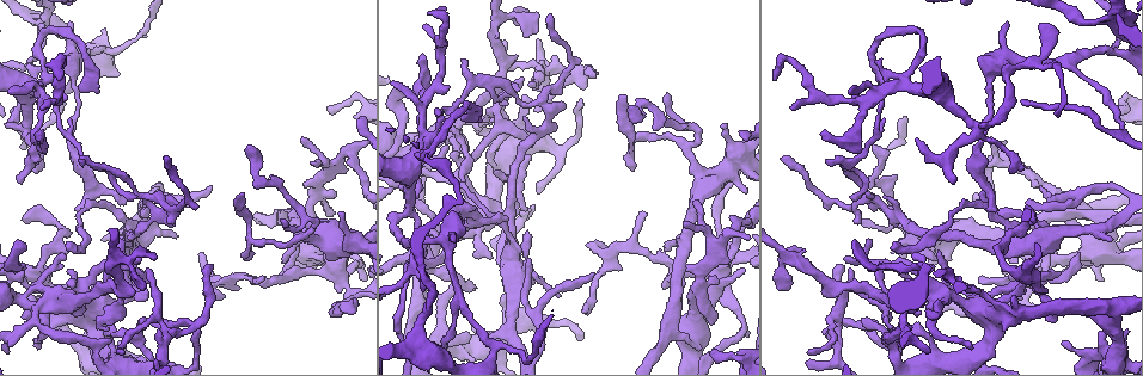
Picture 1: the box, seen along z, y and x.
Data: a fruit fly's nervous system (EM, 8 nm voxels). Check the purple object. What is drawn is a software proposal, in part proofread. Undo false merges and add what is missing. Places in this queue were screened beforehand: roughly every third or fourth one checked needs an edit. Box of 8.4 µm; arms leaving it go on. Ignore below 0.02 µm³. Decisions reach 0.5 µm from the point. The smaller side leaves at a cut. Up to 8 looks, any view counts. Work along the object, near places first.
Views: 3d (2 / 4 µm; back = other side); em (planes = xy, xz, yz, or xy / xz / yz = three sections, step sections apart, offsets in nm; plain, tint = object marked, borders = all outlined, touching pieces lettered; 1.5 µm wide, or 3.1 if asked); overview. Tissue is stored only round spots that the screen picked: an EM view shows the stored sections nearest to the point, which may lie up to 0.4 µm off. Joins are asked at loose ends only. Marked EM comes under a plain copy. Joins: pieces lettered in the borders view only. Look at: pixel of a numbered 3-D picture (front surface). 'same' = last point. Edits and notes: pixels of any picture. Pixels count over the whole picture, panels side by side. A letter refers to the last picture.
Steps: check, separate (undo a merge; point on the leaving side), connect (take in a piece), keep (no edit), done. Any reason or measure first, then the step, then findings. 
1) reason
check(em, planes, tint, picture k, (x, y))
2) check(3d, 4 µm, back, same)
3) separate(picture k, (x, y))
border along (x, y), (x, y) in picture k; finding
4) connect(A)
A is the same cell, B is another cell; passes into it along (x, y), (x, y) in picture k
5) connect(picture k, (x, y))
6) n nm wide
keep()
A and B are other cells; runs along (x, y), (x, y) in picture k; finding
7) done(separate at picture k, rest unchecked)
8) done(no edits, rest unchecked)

tapers out
check(3d, 2 µm, picture 1, (20, 242))

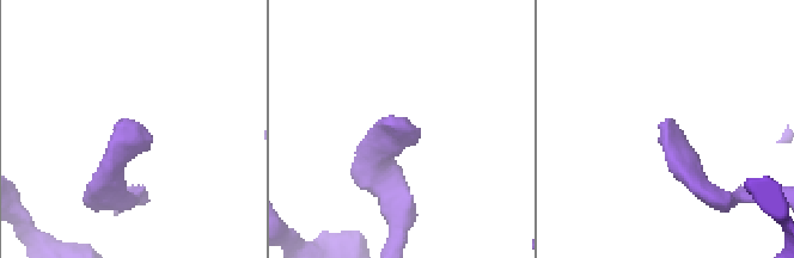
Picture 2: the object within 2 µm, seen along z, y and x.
shape alone is not enough
check(em, xy, step 8, borders, picture 2, (665, 125))

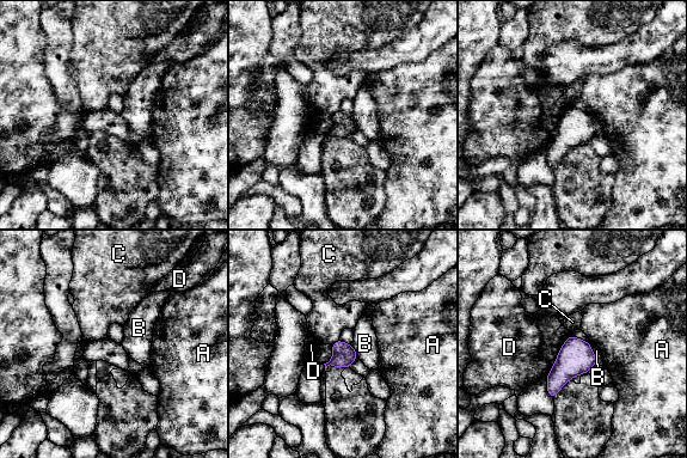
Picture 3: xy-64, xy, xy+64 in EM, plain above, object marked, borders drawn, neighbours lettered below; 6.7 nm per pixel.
cut it another way
check(em, planes, borders, same)

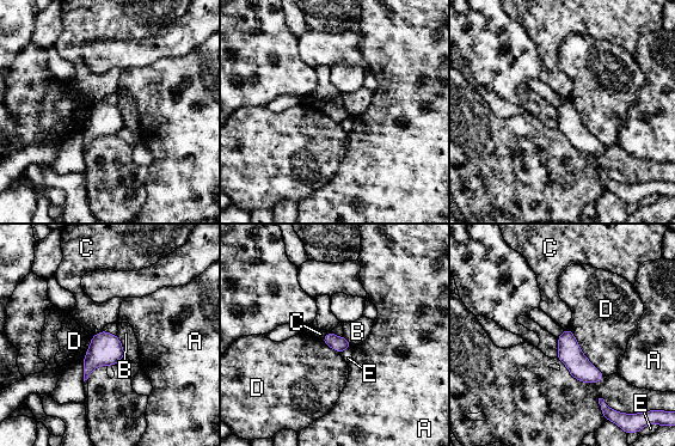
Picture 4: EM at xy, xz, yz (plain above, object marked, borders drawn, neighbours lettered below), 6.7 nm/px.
keep()
A, B, C, D and E are other cells; border along (103, 329), (92, 336) in picture 4; no lettered piece goes on from it

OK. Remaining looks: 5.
thick turns thin
check(3d, 2 µm, picture 1, (436, 339))

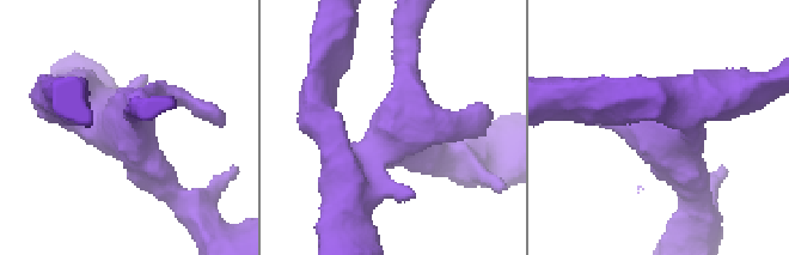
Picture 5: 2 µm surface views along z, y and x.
need the tissue
check(em, xy, step 8, borders, picture 5, (120, 125))

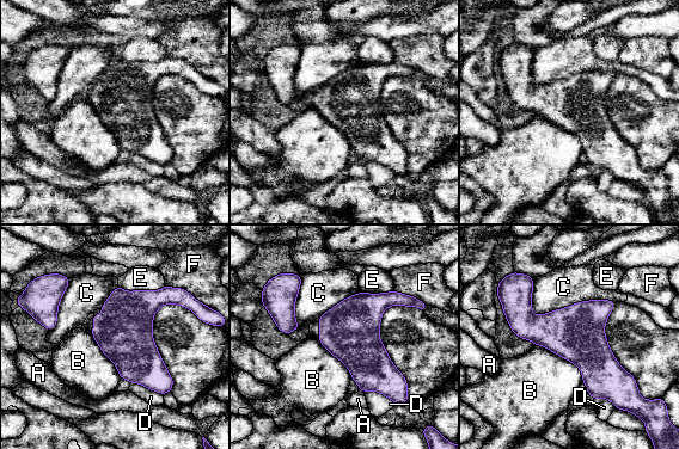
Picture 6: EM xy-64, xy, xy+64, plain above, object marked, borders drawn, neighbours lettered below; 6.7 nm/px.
C touches over 600 nm
keep()
A, B, C, D, E and F are other cells; border along (534, 344), (570, 361), (583, 381) in picture 6; one neuron here

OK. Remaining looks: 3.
free end
check(em, xy, step 4, tint, picture 1, (1040, 23))

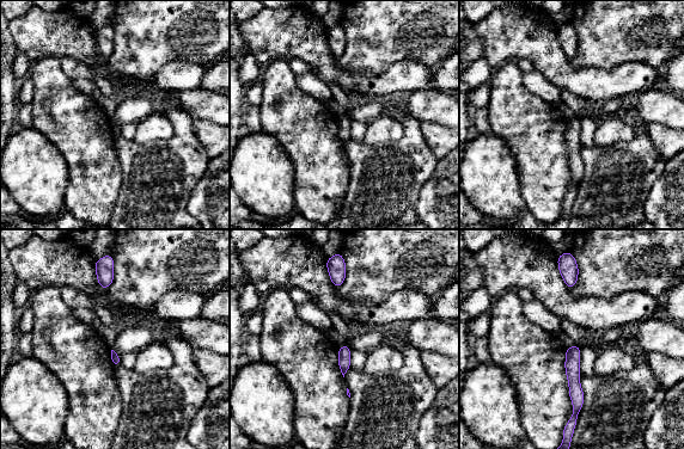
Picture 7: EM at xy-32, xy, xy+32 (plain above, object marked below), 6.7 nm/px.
cut it another way
check(em, planes, borders, same)

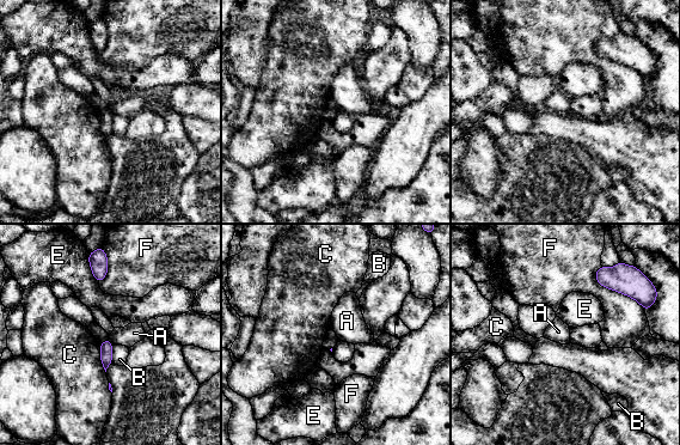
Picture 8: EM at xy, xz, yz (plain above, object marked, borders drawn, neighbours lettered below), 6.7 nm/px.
keep()
A, B, C, E and F are other cells; no lettered piece goes on from it

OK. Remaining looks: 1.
done(no edits, rest unchecked)

